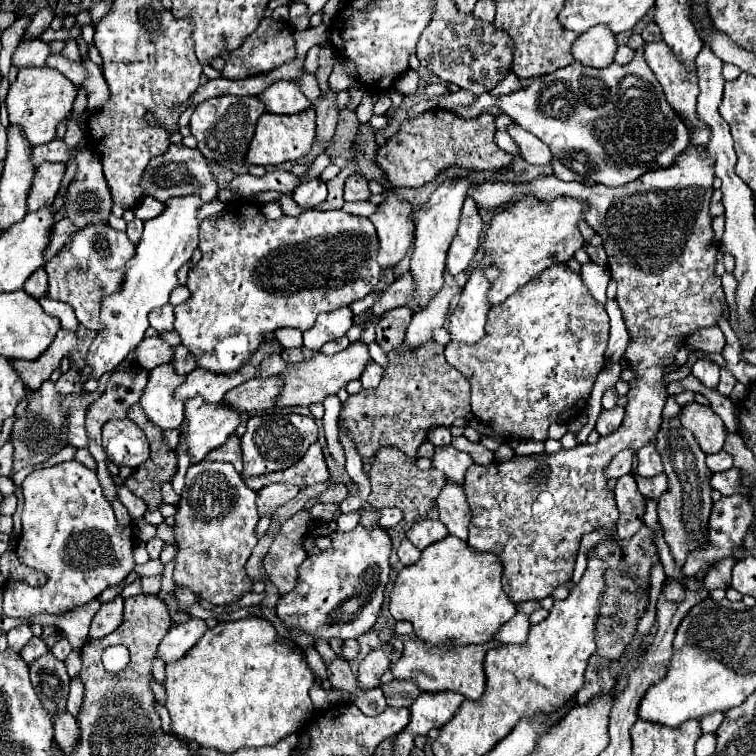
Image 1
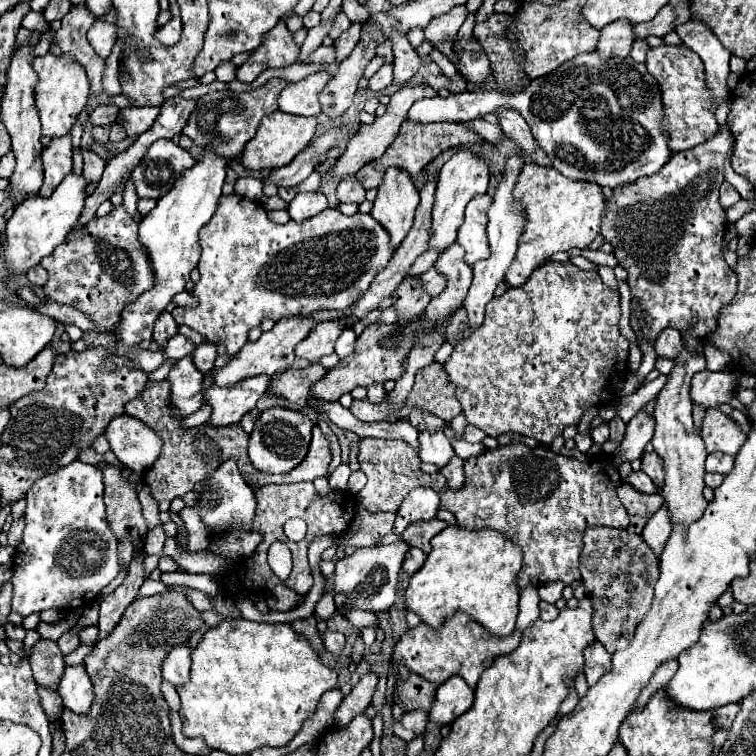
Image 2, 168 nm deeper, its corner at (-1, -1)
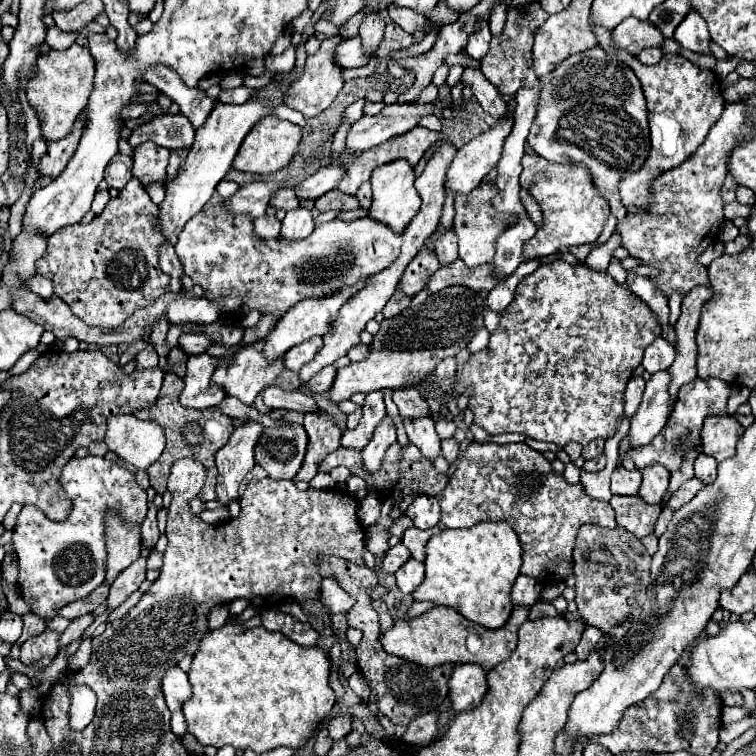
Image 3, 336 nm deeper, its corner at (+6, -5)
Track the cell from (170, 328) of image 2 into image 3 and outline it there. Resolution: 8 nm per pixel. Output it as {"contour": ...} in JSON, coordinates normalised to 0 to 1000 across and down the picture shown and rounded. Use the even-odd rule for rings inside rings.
{"contour":[[[196,454],[183,470],[180,470],[180,485],[193,488],[193,485],[206,485],[209,483],[209,467],[201,454]]]}

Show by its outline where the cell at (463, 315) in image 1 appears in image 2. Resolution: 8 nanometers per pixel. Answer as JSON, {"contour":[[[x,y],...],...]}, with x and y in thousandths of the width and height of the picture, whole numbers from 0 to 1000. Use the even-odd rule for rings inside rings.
{"contour":[[[676,205],[668,216],[668,226],[665,226],[665,237],[652,258],[652,271],[647,274],[647,298],[644,298],[644,308],[647,308],[647,324],[649,324],[649,337],[642,345],[634,345],[626,351],[626,374],[620,380],[620,390],[612,401],[612,406],[618,409],[620,417],[620,430],[623,433],[634,433],[639,427],[639,417],[642,417],[642,403],[652,396],[652,385],[657,382],[657,377],[668,369],[668,361],[676,351],[676,345],[681,343],[681,332],[684,332],[684,319],[692,308],[692,274],[687,269],[681,269],[679,263],[679,247],[684,242],[684,234],[689,229],[692,221],[692,210],[689,205]]]}

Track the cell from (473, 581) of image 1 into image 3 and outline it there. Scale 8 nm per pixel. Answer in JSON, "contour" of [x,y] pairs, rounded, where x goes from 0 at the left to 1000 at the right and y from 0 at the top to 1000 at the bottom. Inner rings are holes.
{"contour":[[[635,692],[622,700],[587,700],[563,718],[563,763],[545,790],[548,795],[571,795],[601,803],[616,819],[643,829],[669,827],[677,798],[675,779],[688,758],[690,724],[685,708],[669,692]]]}

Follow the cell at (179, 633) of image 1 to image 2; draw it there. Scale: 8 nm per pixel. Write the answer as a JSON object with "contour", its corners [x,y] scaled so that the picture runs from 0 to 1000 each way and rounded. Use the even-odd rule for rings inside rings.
{"contour":[[[234,853],[216,874],[216,898],[224,901],[231,911],[250,901],[253,882],[253,858],[250,853]]]}

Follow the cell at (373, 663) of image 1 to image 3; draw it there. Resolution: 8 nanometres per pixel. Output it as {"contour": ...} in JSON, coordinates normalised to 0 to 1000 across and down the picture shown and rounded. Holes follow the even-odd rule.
{"contour":[[[452,943],[442,951],[434,954],[434,967],[439,978],[452,978],[466,967],[466,946],[463,943]]]}

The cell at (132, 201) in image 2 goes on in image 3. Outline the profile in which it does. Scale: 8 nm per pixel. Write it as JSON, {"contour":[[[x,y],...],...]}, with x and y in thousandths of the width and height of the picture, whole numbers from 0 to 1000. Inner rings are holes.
{"contour":[[[153,202],[140,224],[140,242],[151,250],[164,250],[164,242],[175,237],[175,208],[164,202]]]}

